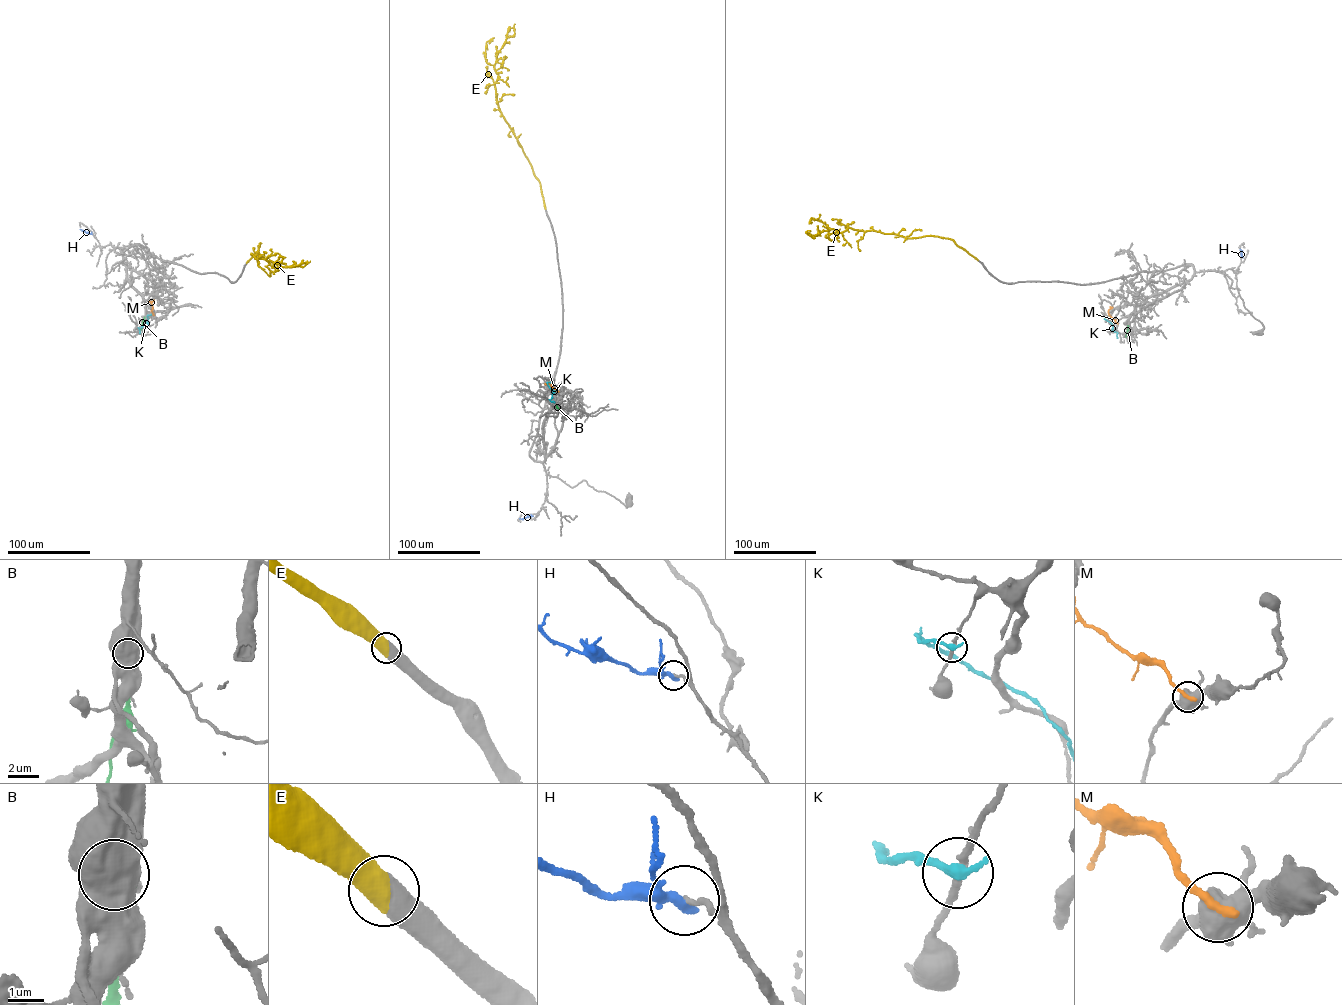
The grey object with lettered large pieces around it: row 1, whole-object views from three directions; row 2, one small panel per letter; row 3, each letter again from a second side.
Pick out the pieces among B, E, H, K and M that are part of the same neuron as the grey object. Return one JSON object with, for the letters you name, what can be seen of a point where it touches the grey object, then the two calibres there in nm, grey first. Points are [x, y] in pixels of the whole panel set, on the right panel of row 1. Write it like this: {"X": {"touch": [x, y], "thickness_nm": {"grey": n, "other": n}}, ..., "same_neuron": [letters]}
{"E": {"touch": [977, 260], "thickness_nm": {"grey": 600, "other": 650}}, "same_neuron": ["E"]}

